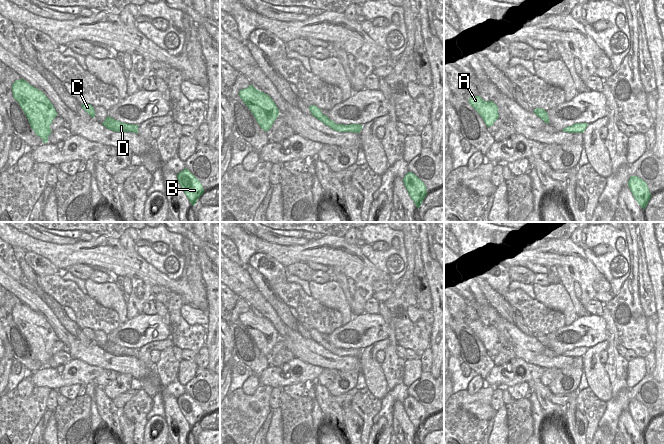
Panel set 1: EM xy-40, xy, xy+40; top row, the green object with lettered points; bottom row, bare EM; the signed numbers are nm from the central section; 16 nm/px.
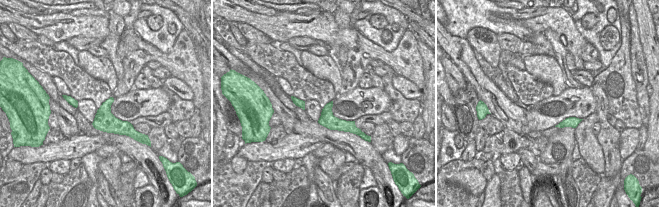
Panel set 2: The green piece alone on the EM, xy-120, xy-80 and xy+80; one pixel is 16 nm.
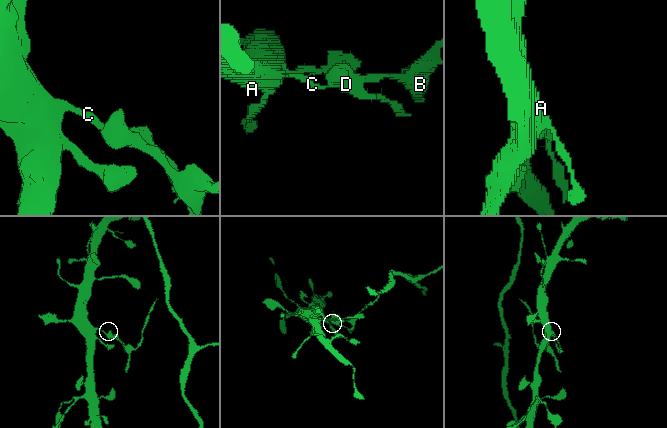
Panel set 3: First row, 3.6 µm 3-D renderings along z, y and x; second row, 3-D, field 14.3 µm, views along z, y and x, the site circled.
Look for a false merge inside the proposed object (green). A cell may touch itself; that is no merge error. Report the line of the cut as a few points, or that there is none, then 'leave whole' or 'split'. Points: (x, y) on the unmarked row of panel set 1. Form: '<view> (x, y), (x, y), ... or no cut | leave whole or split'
xy (324, 339), (321, 345) | split

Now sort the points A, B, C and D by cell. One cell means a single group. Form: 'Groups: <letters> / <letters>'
Groups: A C / B D

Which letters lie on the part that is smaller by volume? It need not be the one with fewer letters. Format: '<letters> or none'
B, D

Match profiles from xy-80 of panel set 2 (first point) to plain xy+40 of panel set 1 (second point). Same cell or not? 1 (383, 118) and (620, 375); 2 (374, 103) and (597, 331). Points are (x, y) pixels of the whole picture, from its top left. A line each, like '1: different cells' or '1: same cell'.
1: different cells
2: same cell

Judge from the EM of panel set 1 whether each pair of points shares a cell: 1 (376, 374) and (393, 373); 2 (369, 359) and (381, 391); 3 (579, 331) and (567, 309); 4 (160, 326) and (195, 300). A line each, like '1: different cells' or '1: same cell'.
1: different cells
2: same cell
3: different cells
4: different cells

